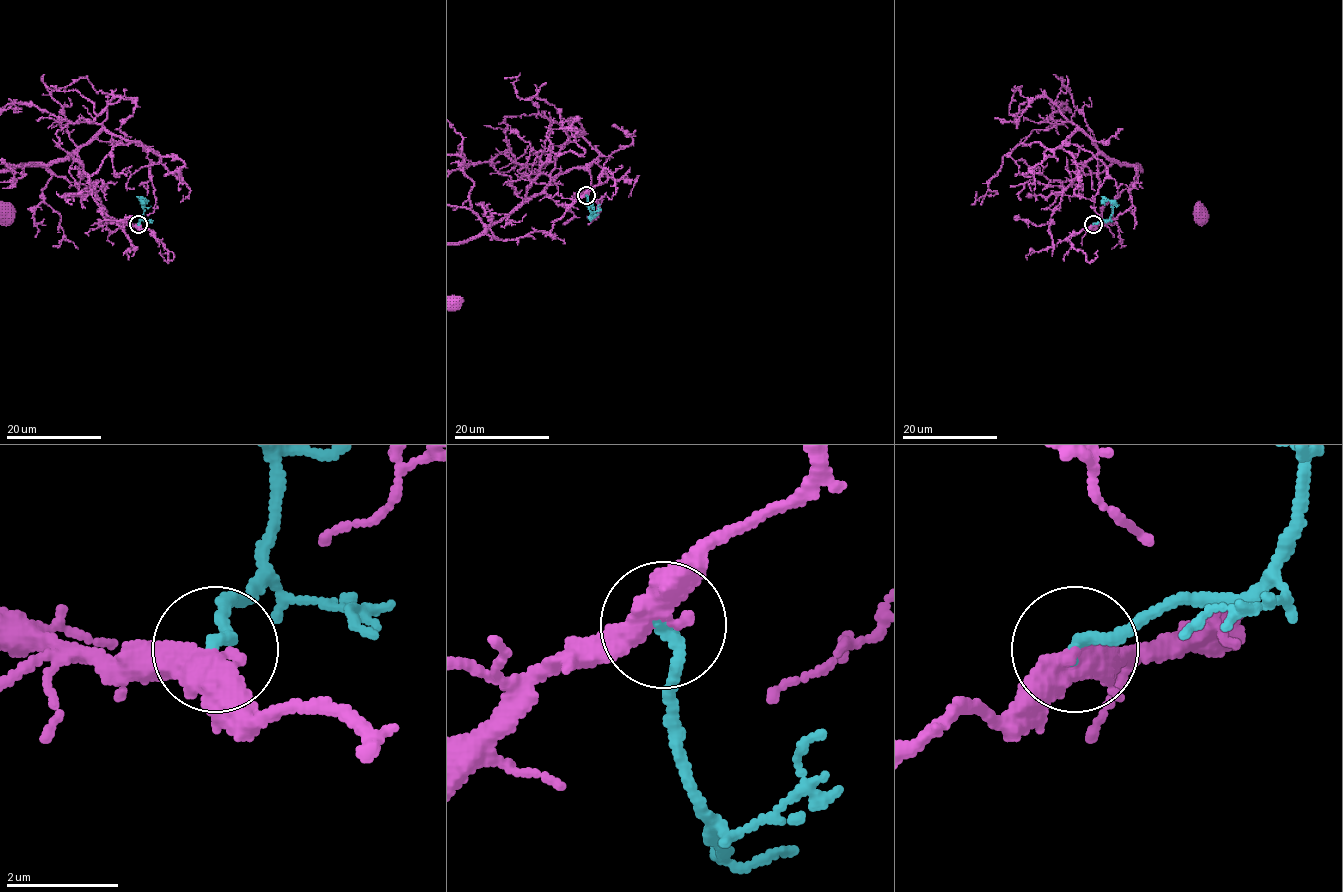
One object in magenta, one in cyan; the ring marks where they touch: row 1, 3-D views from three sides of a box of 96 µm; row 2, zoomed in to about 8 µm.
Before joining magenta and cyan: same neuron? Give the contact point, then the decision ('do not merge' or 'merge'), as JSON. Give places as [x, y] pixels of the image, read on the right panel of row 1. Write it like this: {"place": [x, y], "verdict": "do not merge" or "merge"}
{"place": [1093, 224], "verdict": "do not merge"}

